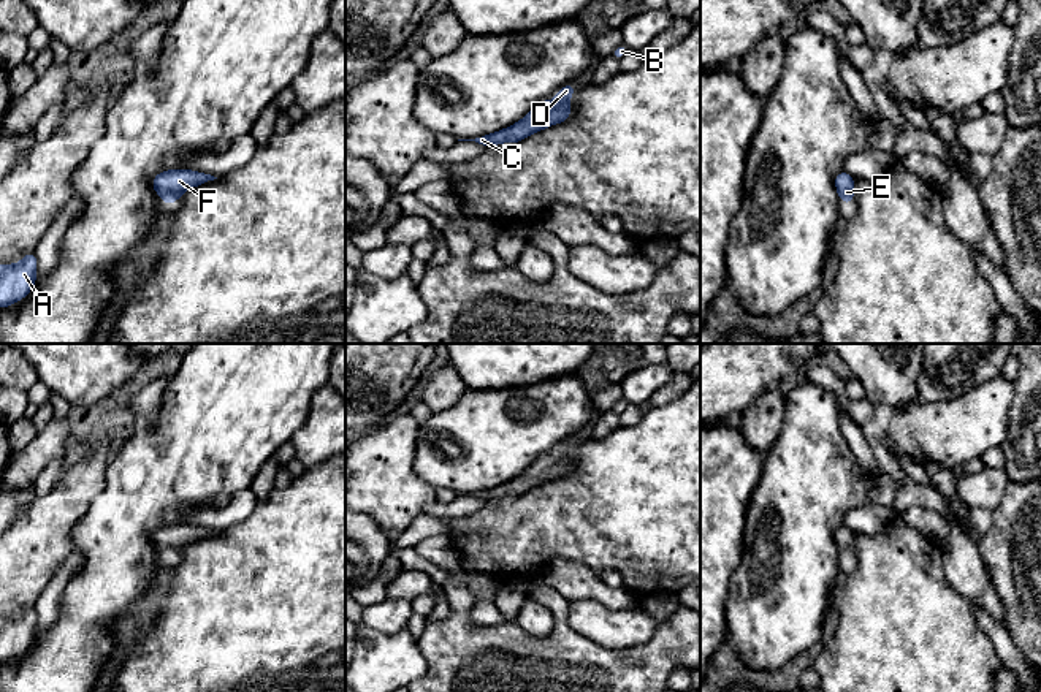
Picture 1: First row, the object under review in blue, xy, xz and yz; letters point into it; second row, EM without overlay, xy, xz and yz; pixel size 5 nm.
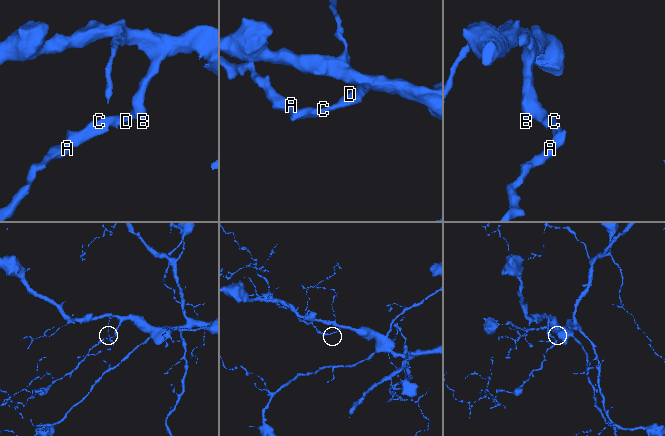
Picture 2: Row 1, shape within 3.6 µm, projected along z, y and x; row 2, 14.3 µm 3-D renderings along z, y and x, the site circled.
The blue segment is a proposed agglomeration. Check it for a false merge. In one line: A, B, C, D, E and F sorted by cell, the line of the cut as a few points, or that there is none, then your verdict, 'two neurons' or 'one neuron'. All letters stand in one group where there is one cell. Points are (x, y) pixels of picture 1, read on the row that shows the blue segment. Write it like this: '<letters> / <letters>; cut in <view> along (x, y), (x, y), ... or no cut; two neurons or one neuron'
A C / B D E F; cut in xz along (512, 127), (504, 133), (503, 140); two neurons

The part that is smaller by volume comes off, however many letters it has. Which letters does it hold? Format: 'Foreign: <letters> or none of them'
Foreign: A, C

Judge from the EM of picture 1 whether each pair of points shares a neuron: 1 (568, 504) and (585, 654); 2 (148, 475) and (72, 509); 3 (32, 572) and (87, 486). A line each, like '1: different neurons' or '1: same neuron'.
1: different neurons
2: different neurons
3: same neuron

